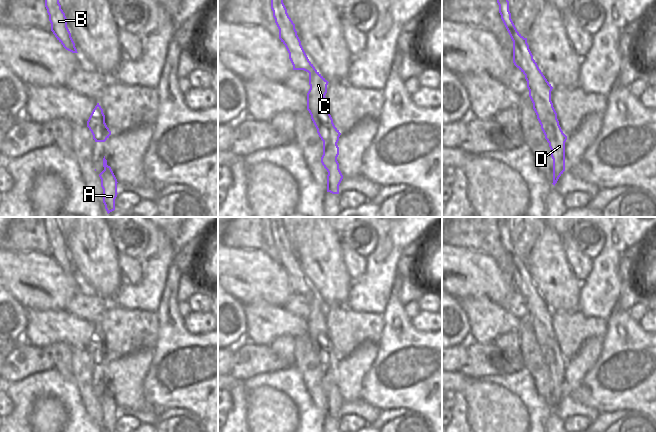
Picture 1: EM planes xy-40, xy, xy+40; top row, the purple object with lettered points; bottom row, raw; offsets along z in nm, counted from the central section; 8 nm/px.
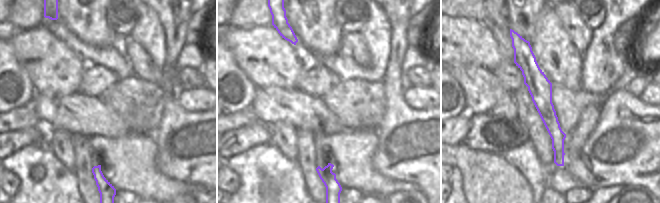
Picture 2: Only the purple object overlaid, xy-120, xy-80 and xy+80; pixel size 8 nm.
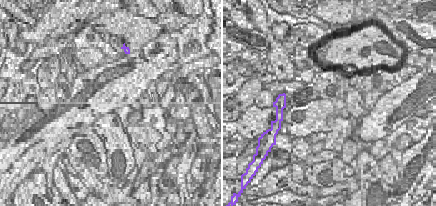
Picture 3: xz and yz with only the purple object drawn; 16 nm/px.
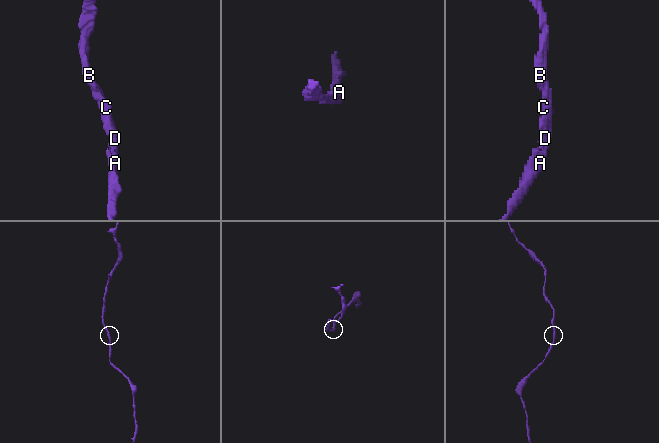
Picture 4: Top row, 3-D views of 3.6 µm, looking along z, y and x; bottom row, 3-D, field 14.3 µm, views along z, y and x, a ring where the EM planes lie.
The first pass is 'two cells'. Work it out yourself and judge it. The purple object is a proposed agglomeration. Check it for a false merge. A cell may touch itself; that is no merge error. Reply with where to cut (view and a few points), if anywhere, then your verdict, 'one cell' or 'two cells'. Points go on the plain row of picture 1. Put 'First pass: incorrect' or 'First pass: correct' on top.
First pass: incorrect
no cut | one cell

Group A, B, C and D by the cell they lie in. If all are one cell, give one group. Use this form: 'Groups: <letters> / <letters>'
Groups: A B C D

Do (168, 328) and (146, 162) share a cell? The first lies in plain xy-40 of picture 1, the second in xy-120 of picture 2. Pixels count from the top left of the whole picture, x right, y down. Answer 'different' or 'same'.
different

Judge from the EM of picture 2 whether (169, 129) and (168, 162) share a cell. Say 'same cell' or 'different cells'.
same cell

